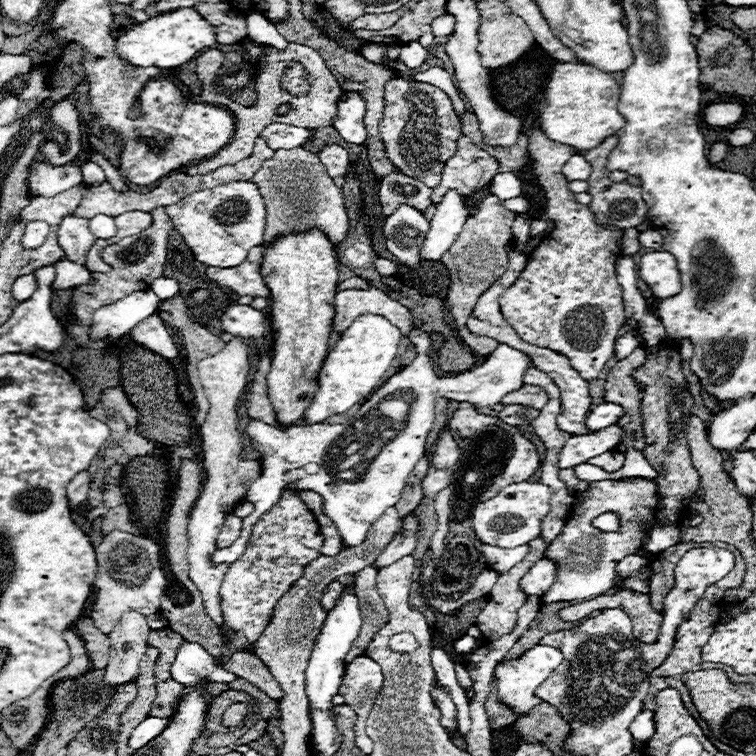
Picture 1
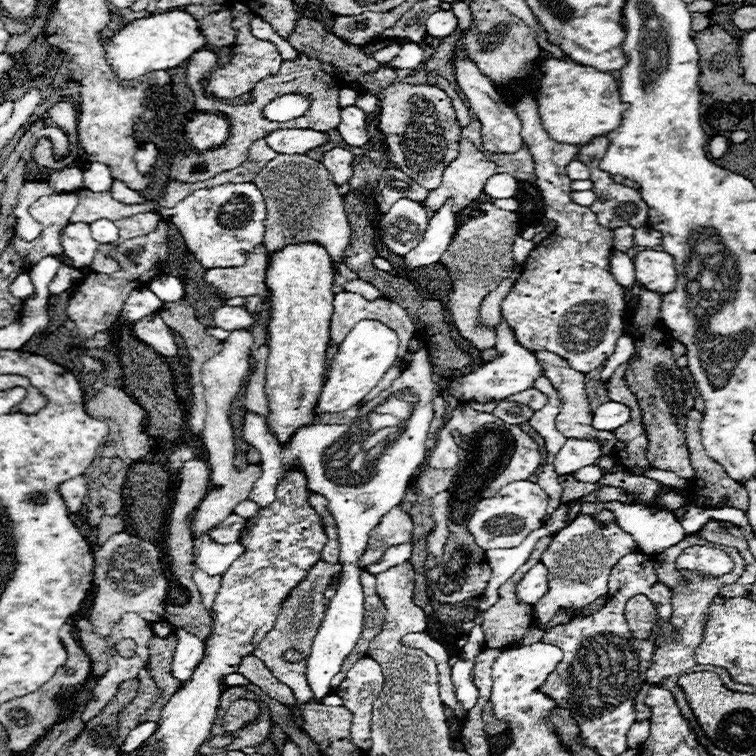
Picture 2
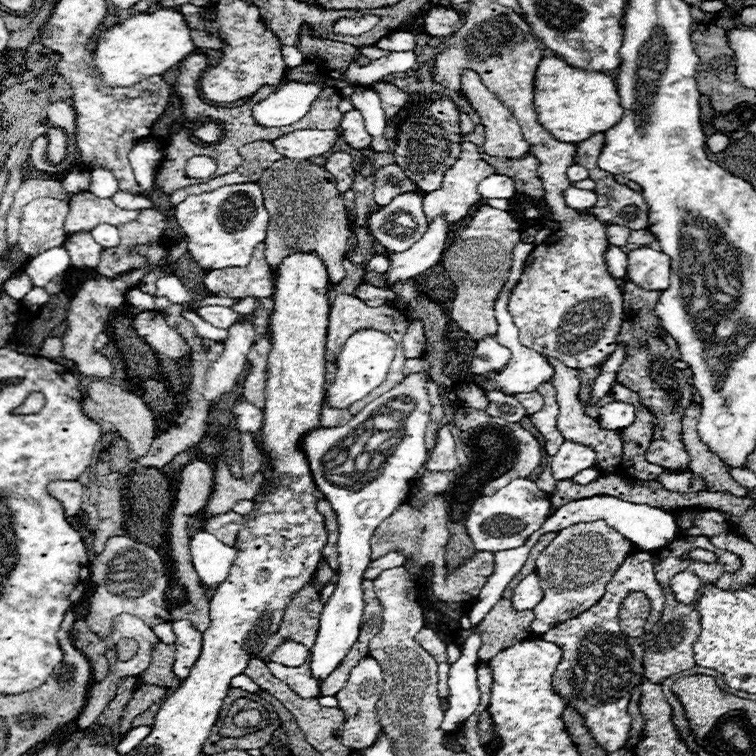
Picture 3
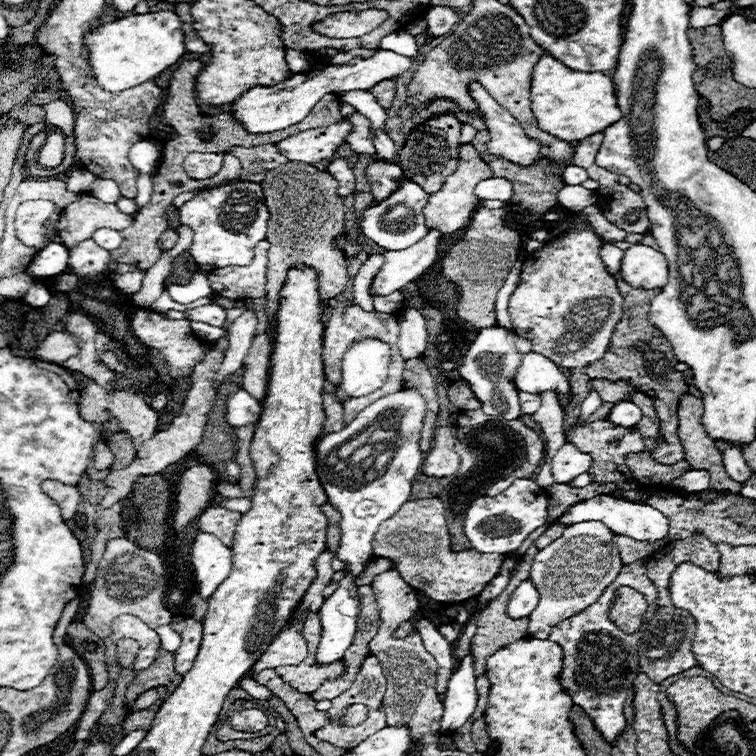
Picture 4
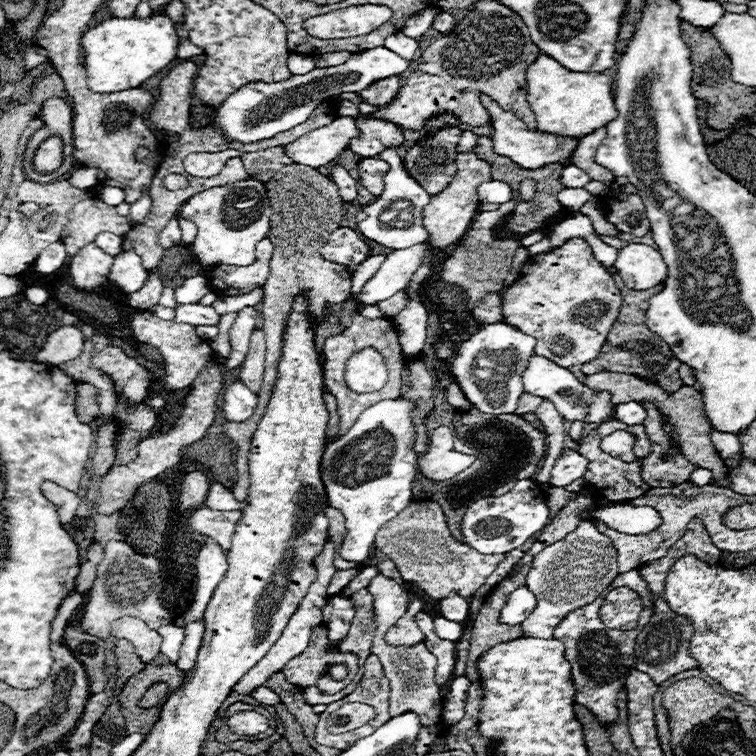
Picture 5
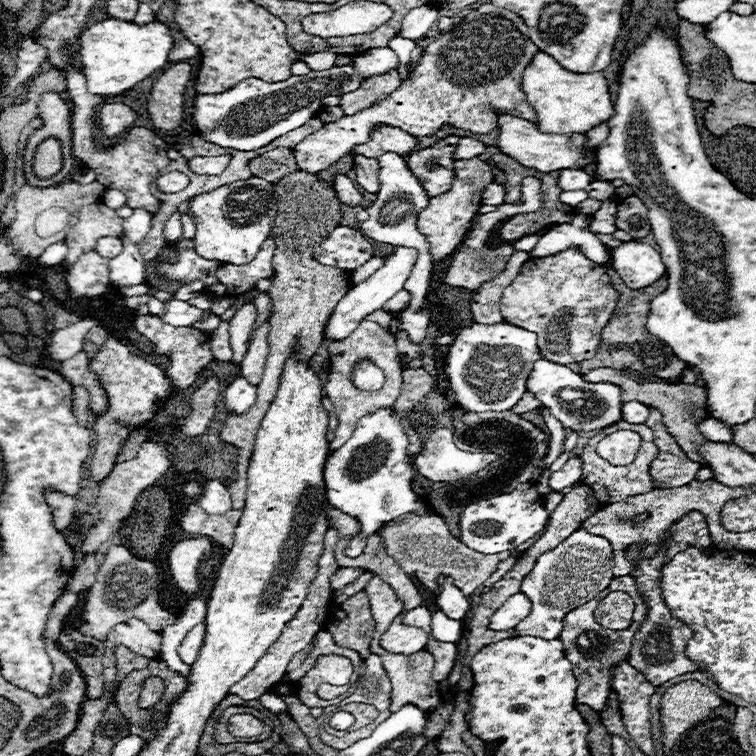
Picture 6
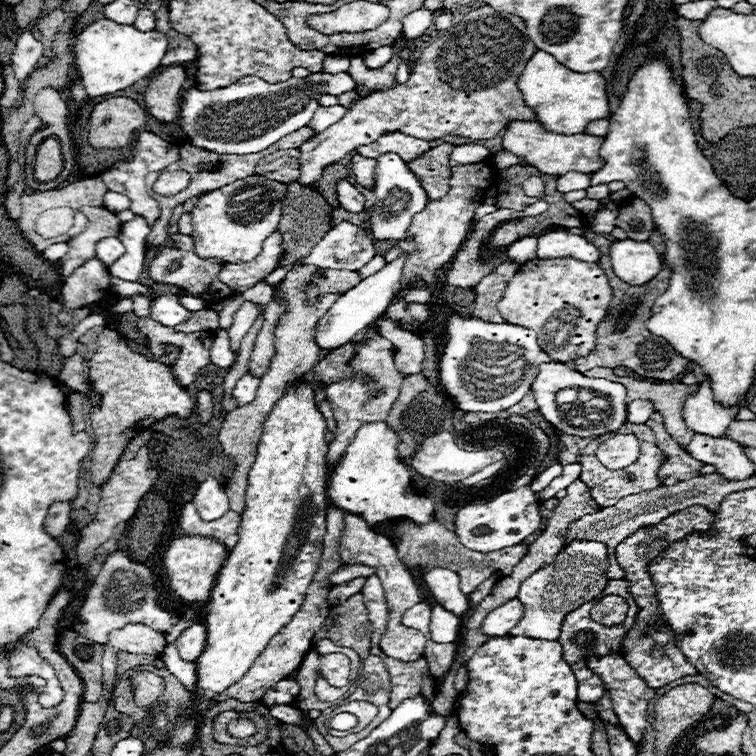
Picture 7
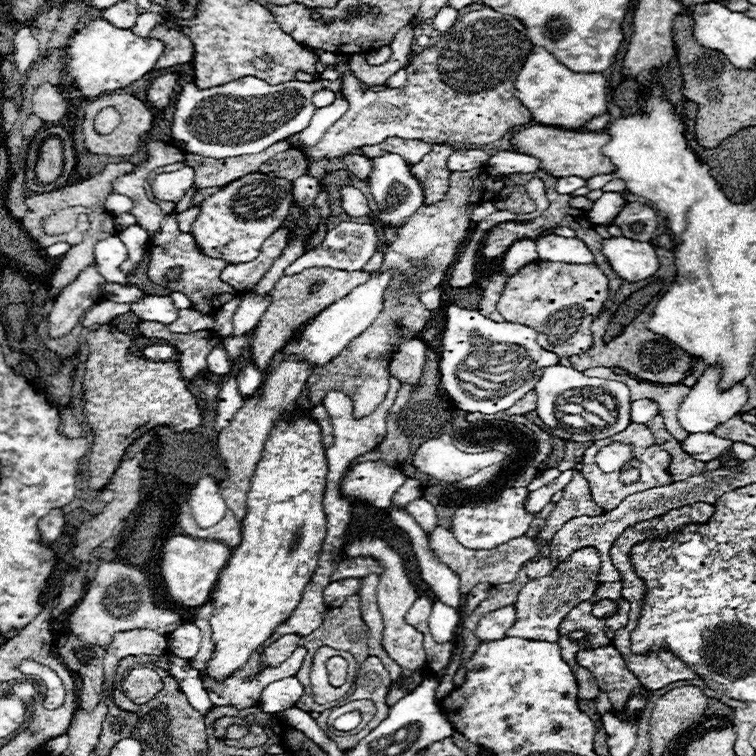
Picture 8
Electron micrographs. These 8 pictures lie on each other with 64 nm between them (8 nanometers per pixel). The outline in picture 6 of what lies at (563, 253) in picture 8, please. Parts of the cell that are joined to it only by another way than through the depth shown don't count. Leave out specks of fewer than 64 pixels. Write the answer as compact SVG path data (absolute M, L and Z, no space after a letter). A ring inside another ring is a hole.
M576 214L568 224L556 224L538 240L532 250L532 256L552 256L556 252L562 252L564 248L580 246L582 252L590 256L590 260L598 264L608 264L612 260L612 254L606 244L602 244L600 238L588 230L590 222L590 216Z

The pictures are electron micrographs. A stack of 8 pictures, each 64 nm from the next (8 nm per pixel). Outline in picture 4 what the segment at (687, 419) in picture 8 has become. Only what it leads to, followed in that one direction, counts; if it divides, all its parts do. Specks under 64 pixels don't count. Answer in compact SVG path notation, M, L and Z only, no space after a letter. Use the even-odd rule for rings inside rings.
M718 442L716 444L718 450L722 452L722 458L724 458L724 466L726 466L726 472L732 480L736 482L748 482L750 476L752 476L752 470L746 466L744 458L742 458L742 452L738 448L726 448L724 442Z

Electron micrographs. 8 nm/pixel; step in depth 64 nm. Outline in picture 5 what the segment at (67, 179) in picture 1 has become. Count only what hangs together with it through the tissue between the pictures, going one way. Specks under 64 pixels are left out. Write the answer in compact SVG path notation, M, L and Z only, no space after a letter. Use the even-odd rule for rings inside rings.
M78 168L72 172L70 180L68 180L74 188L80 188L80 190L86 190L86 188L92 188L98 178L96 178L96 172L92 172L92 168Z

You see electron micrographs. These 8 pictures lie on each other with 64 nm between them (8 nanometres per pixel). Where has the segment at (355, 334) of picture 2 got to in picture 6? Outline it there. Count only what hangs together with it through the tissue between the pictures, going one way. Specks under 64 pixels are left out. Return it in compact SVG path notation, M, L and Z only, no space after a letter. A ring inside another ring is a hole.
M368 358L360 360L354 364L354 370L352 370L352 384L358 388L358 390L366 390L366 392L372 392L372 390L380 390L386 382L386 376L384 372L374 364L370 362Z

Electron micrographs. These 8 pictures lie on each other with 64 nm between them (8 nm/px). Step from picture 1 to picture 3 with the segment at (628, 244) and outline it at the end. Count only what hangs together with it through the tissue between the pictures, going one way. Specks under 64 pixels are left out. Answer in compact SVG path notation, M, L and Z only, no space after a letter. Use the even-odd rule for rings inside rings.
M610 224L610 226L606 226L606 232L608 232L608 242L610 242L612 246L618 246L618 248L622 248L622 246L626 246L626 244L628 244L630 228L626 228L626 226L616 226L616 224Z

